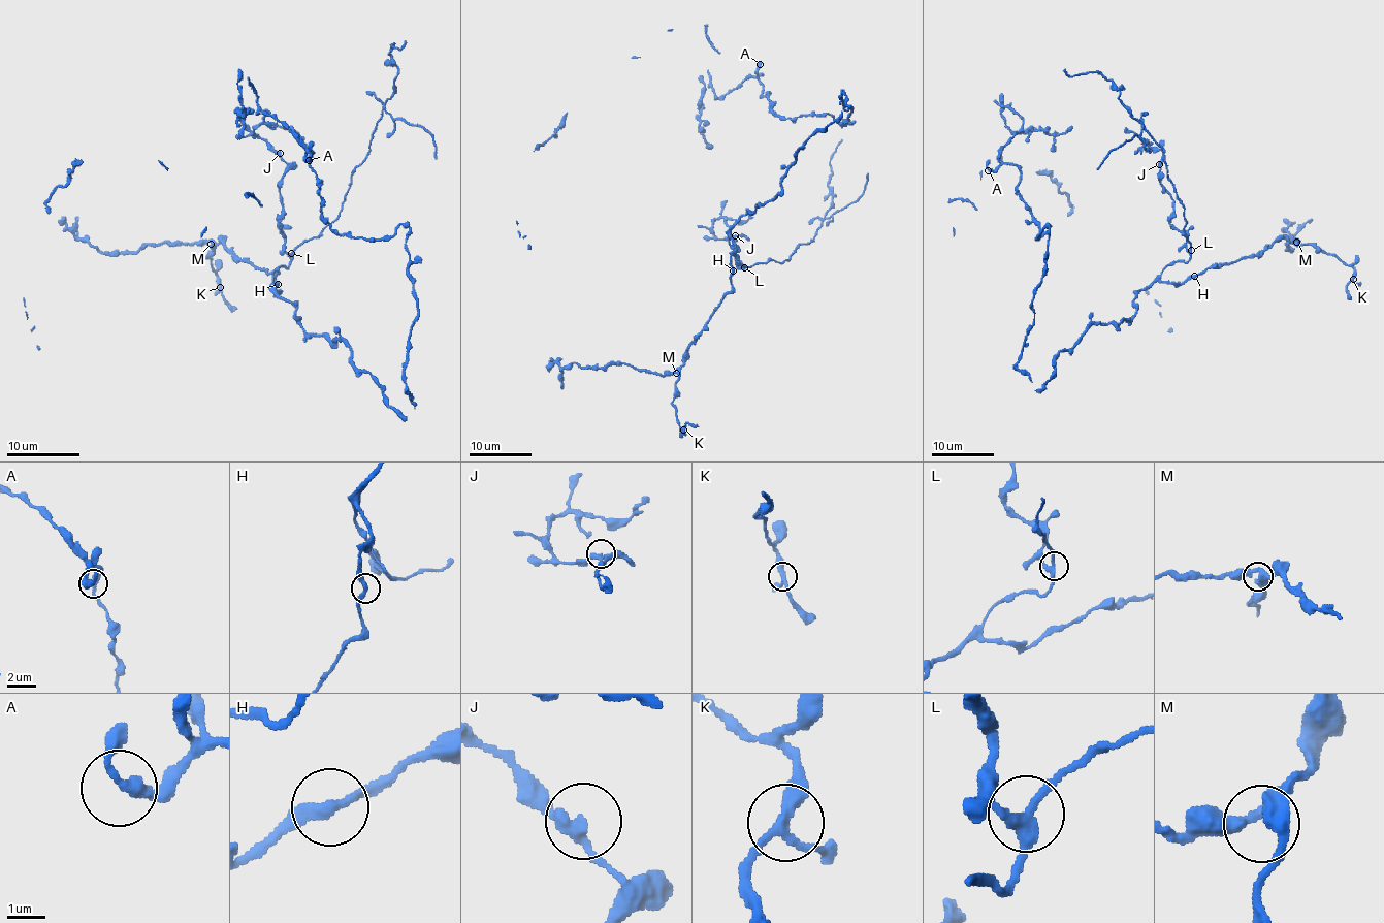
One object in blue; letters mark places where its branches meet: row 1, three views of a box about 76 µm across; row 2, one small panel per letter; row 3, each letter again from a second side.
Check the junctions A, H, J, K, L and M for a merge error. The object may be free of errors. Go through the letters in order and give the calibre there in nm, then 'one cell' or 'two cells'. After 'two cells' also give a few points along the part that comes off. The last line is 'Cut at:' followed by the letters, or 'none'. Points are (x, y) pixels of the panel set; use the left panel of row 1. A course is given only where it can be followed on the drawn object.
A: 280 nm thick; one cell
H: 320 nm thick; one cell
J: 300 nm thick; one cell
K: 280 nm thick; one cell
L: 280 nm thick; two cells; foreign part runs (291, 253), (339, 216), (351, 174), (369, 151), (382, 108), (393, 96), (398, 67), (391, 46), (406, 43)
M: 320 nm thick; one cell
Cut at: L

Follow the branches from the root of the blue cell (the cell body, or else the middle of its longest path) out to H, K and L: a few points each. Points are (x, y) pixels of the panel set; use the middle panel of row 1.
H: (845, 109), (842, 94), (849, 107), (799, 150), (781, 190), (730, 230), (733, 271)
K: (845, 109), (842, 94), (849, 107), (799, 150), (781, 190), (730, 230), (732, 289), (676, 382), (683, 430)
L: (845, 109), (842, 94), (849, 107), (799, 150), (781, 190), (732, 226), (729, 243), (744, 267)

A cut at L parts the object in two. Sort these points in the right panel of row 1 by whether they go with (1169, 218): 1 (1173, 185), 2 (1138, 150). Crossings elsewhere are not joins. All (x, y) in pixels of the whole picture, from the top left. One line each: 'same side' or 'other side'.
1: other side
2: same side

